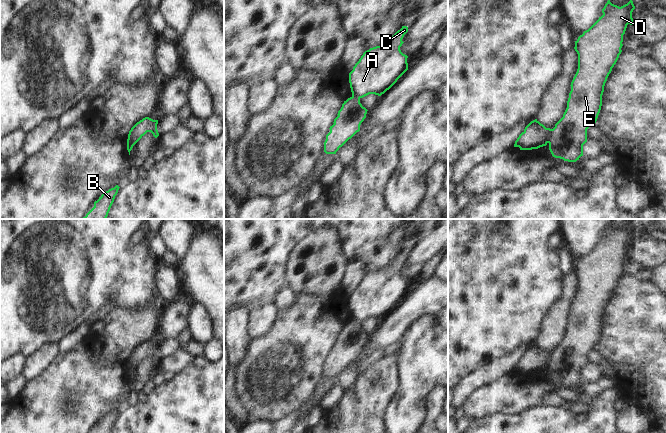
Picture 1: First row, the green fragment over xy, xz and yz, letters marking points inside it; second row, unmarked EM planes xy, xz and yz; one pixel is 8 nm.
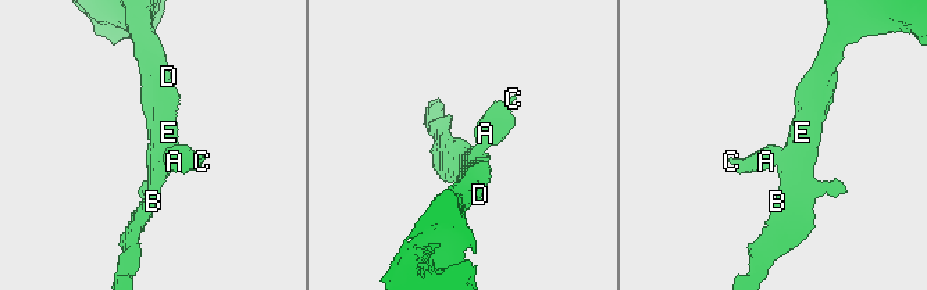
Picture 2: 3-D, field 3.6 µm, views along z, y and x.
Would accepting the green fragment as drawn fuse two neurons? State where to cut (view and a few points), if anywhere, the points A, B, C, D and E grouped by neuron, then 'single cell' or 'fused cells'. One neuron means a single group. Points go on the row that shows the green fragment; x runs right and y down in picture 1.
cut in yz along (553, 129), (547, 142); A C / B D E; fused cells

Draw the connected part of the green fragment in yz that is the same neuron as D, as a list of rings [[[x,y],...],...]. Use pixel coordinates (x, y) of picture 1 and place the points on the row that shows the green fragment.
[[[607,1],[603,15],[575,41],[578,69],[563,117],[548,141],[553,157],[576,162],[583,156],[587,129],[596,123],[604,86],[622,50],[627,25],[632,25],[633,1],[619,7]]]

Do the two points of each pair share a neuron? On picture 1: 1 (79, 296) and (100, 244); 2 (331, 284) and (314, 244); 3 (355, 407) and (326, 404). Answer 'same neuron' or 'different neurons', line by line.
1: same neuron
2: same neuron
3: different neurons

